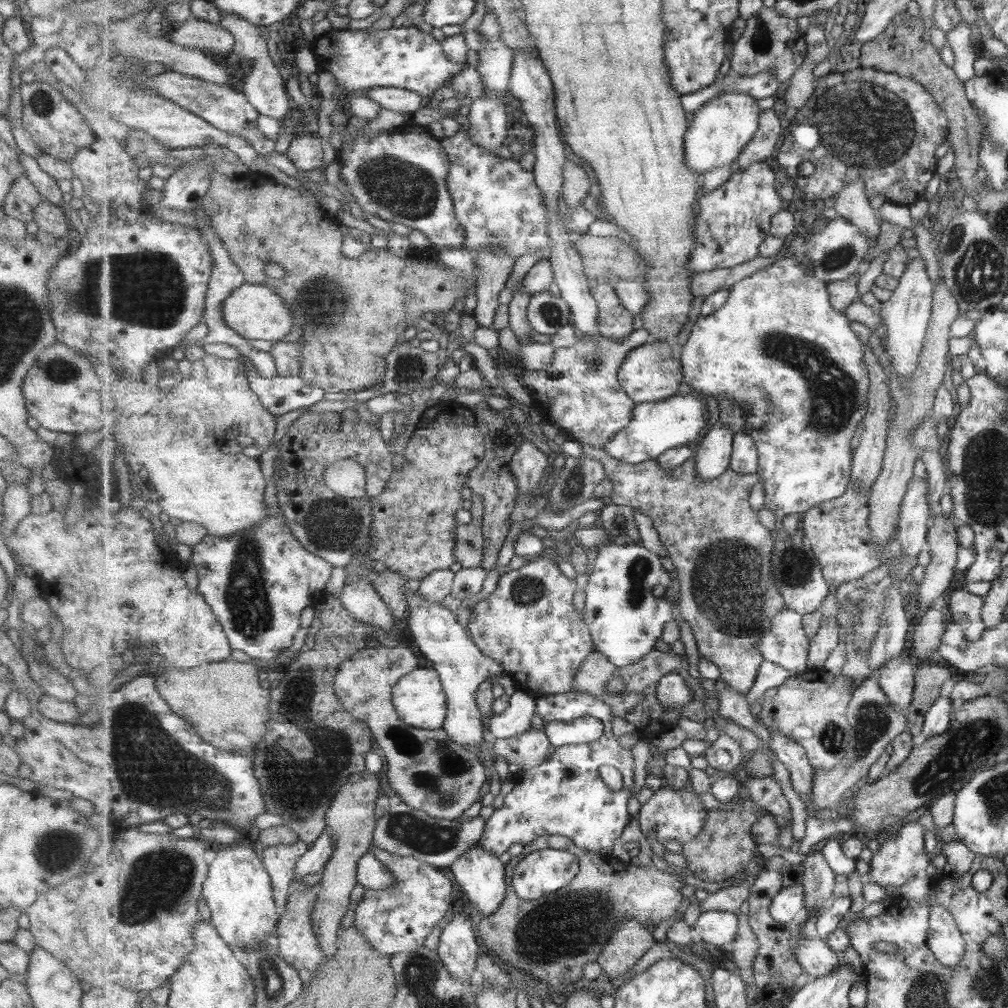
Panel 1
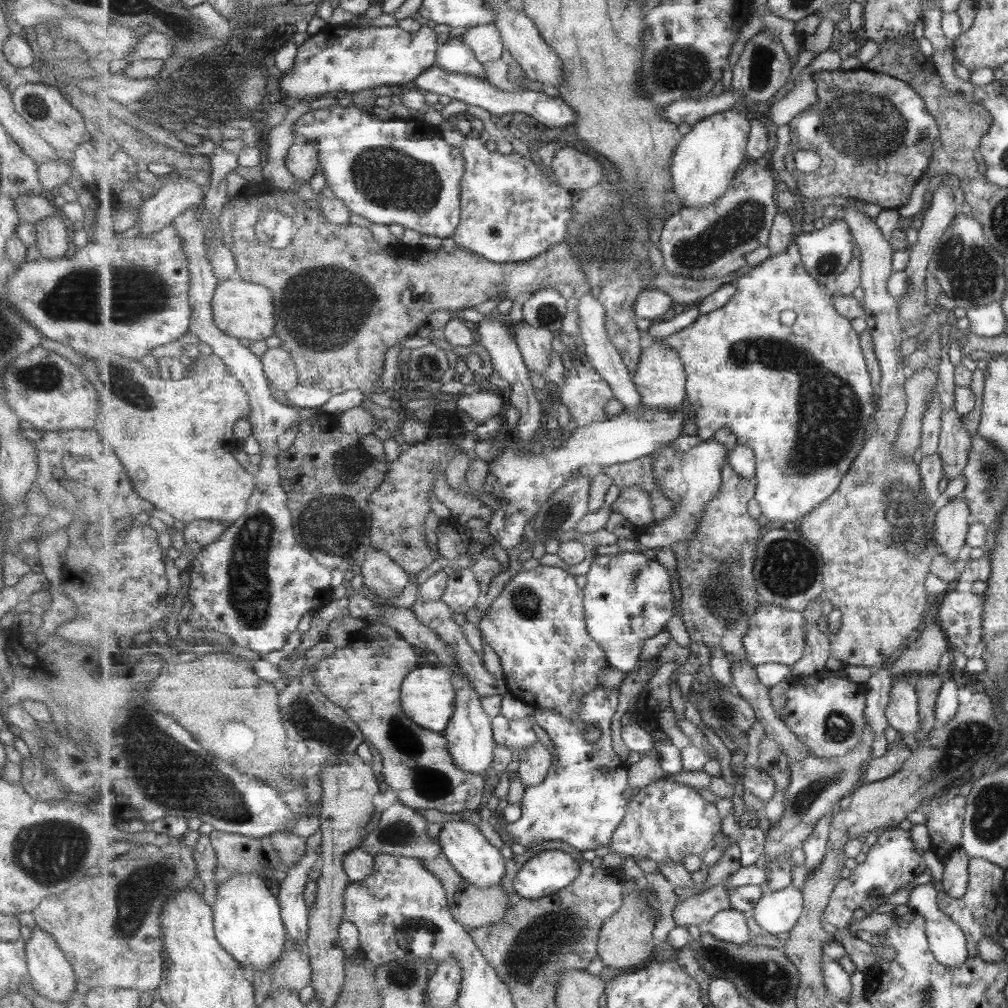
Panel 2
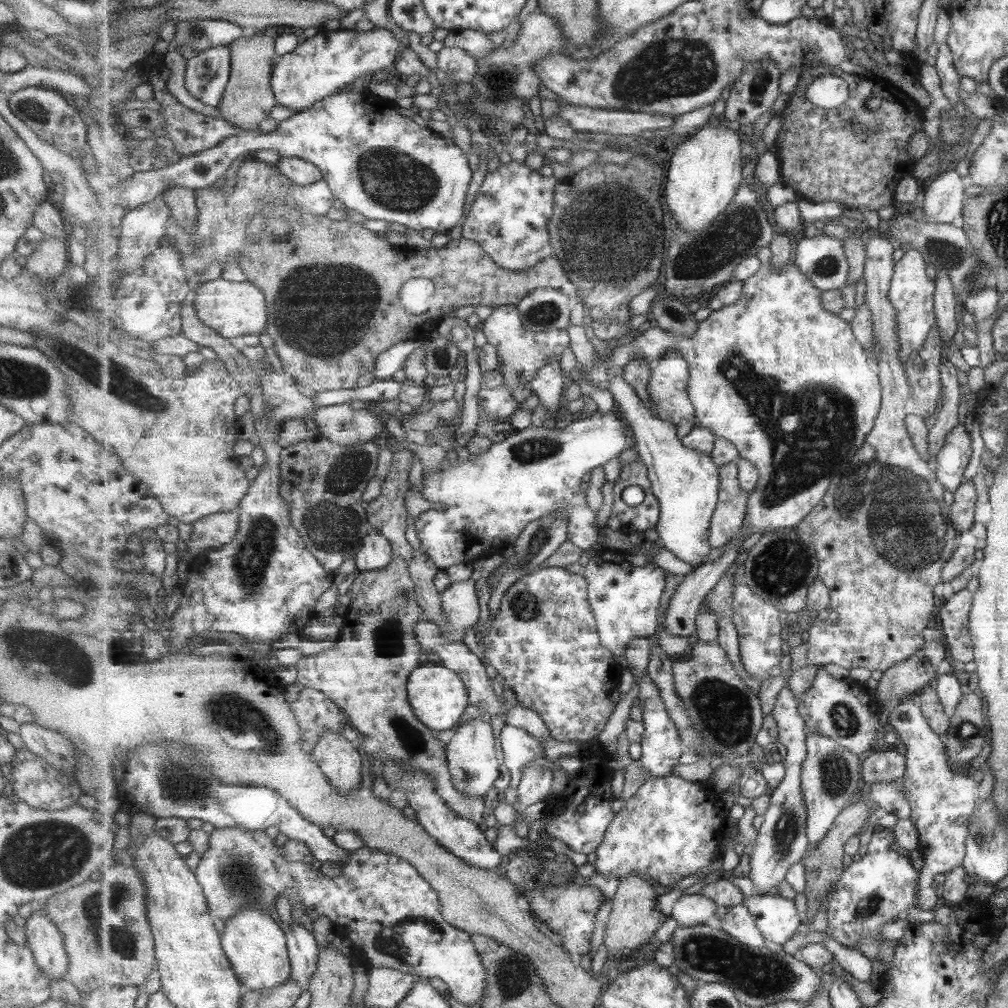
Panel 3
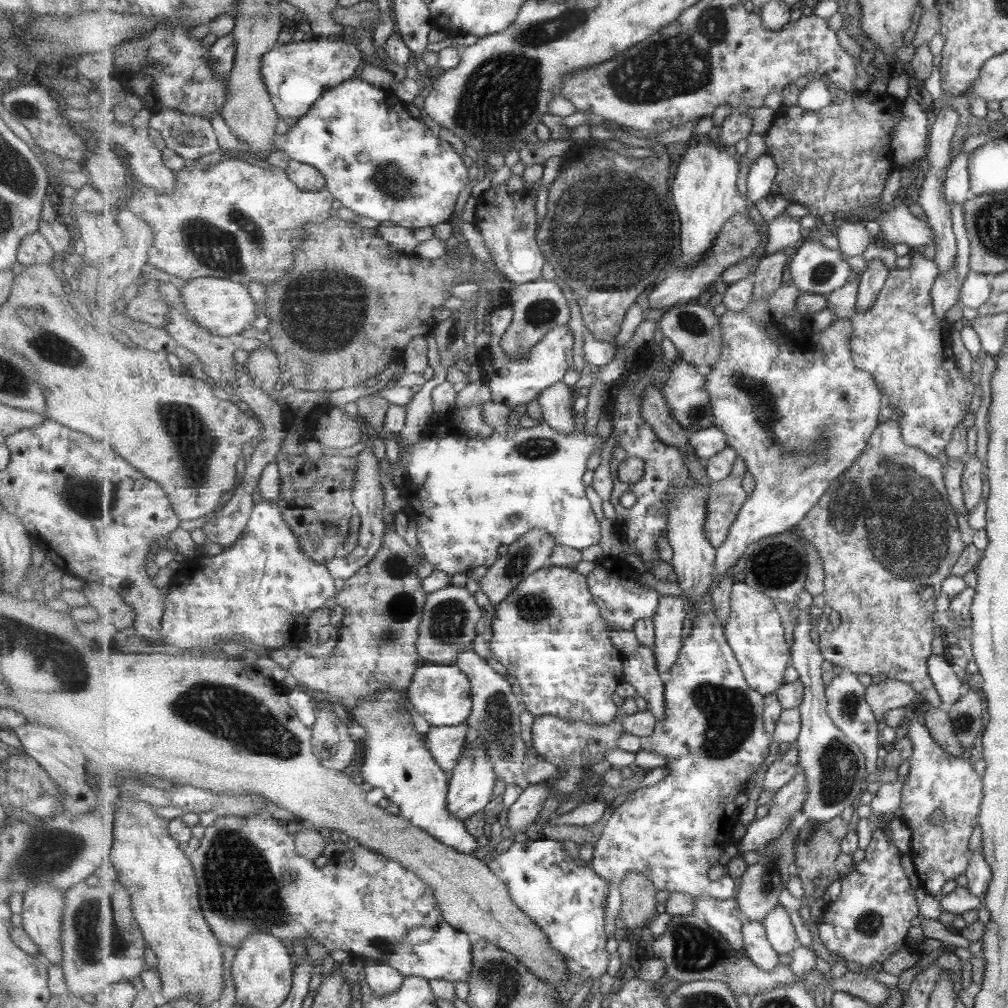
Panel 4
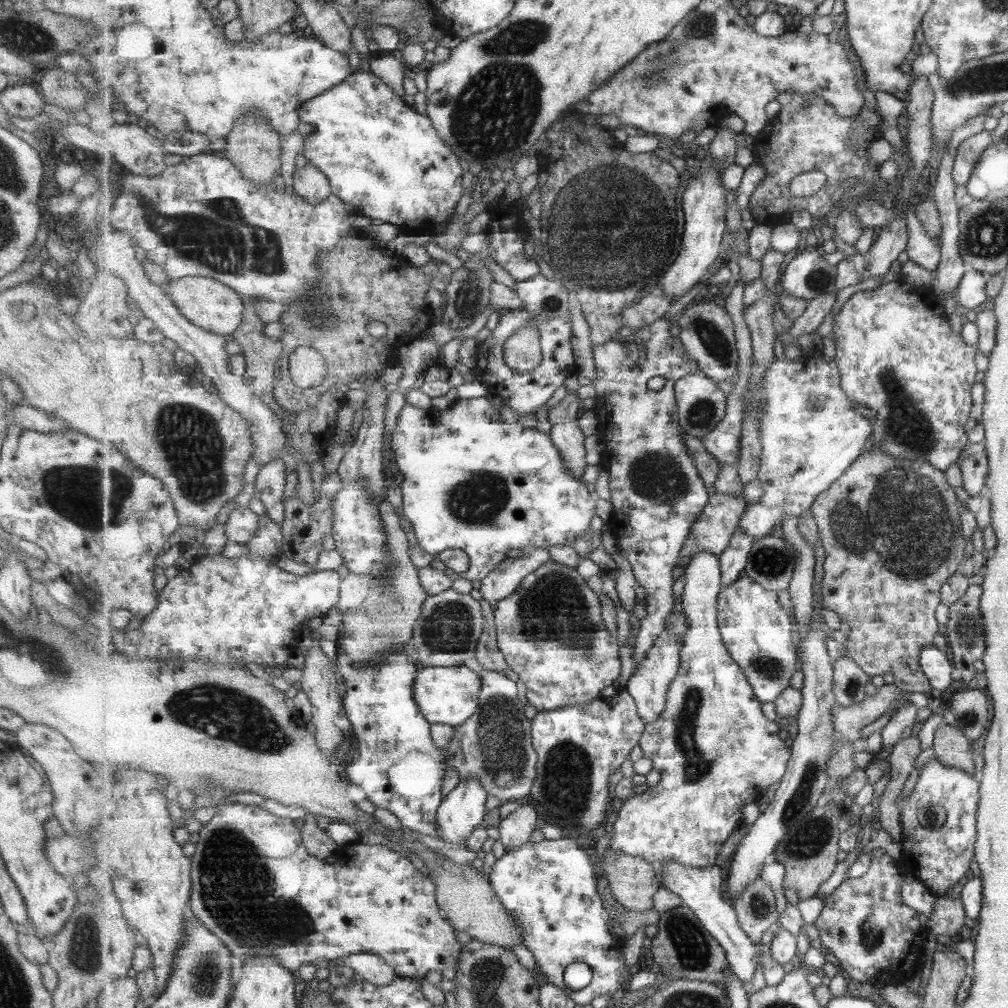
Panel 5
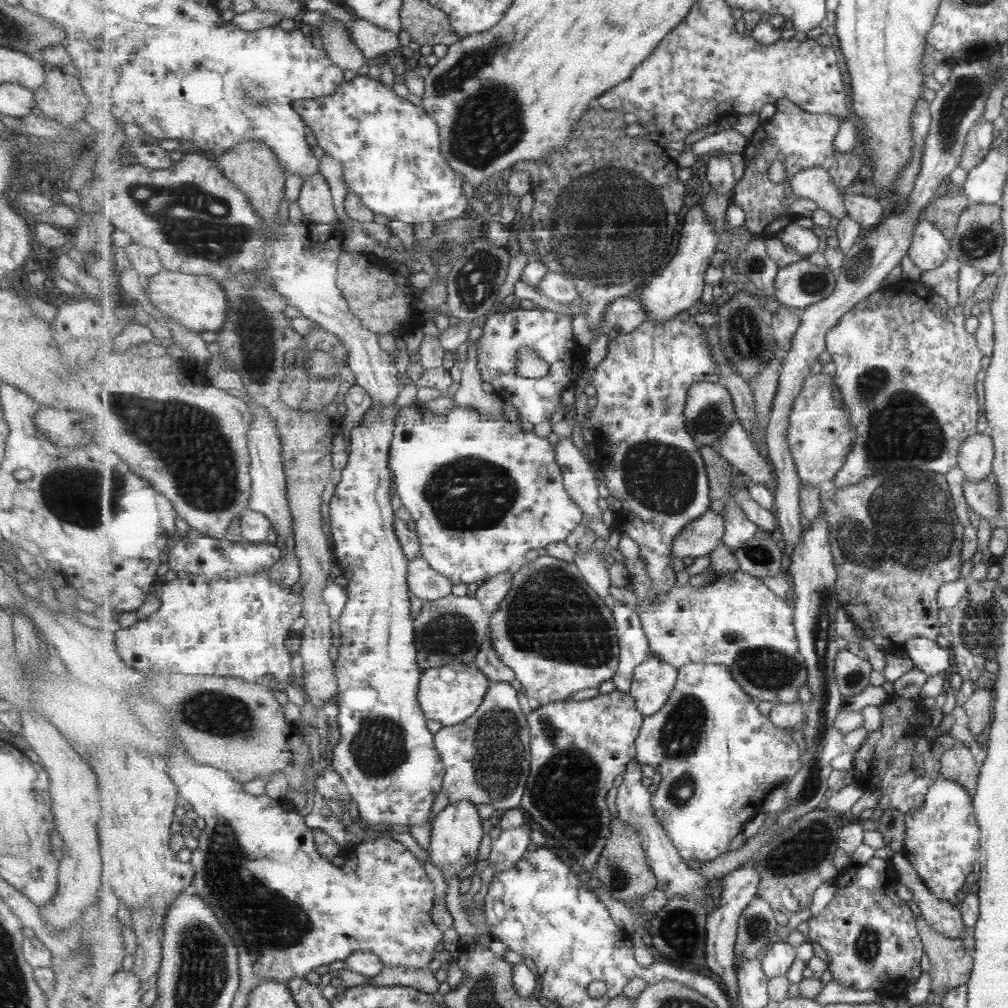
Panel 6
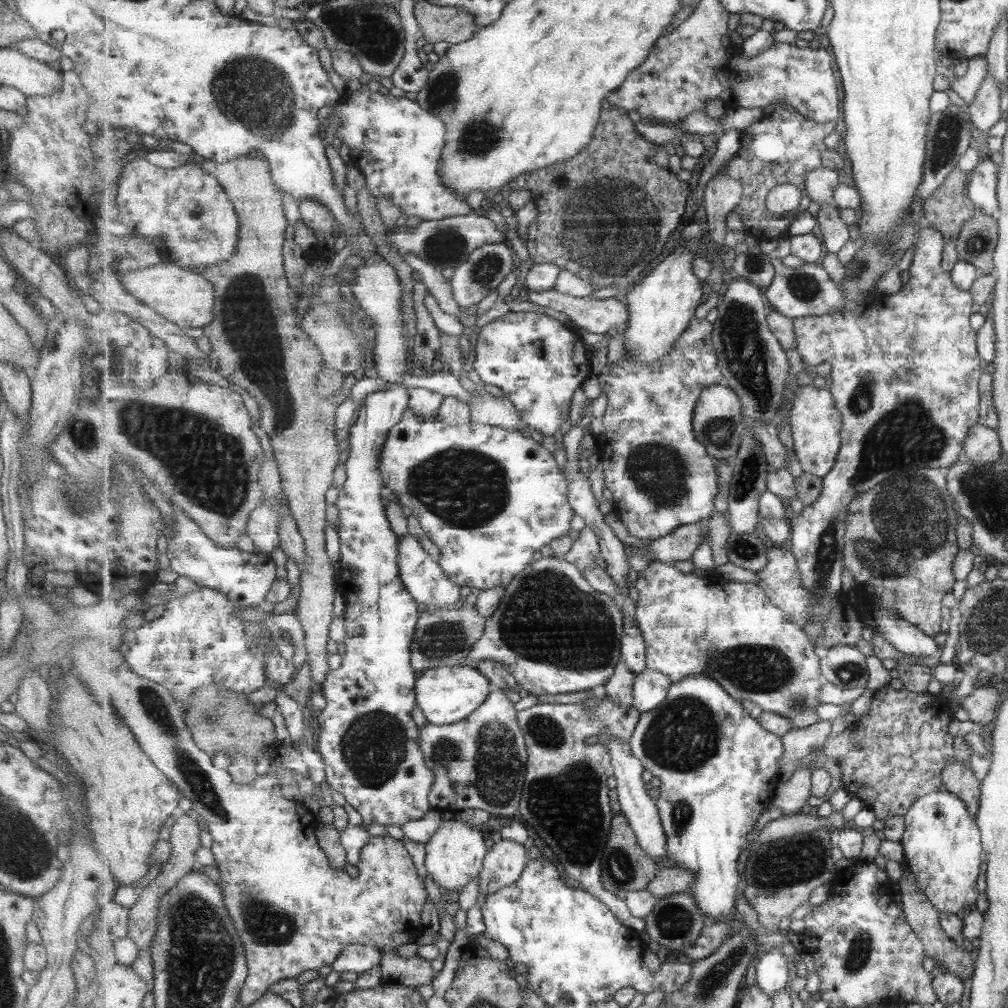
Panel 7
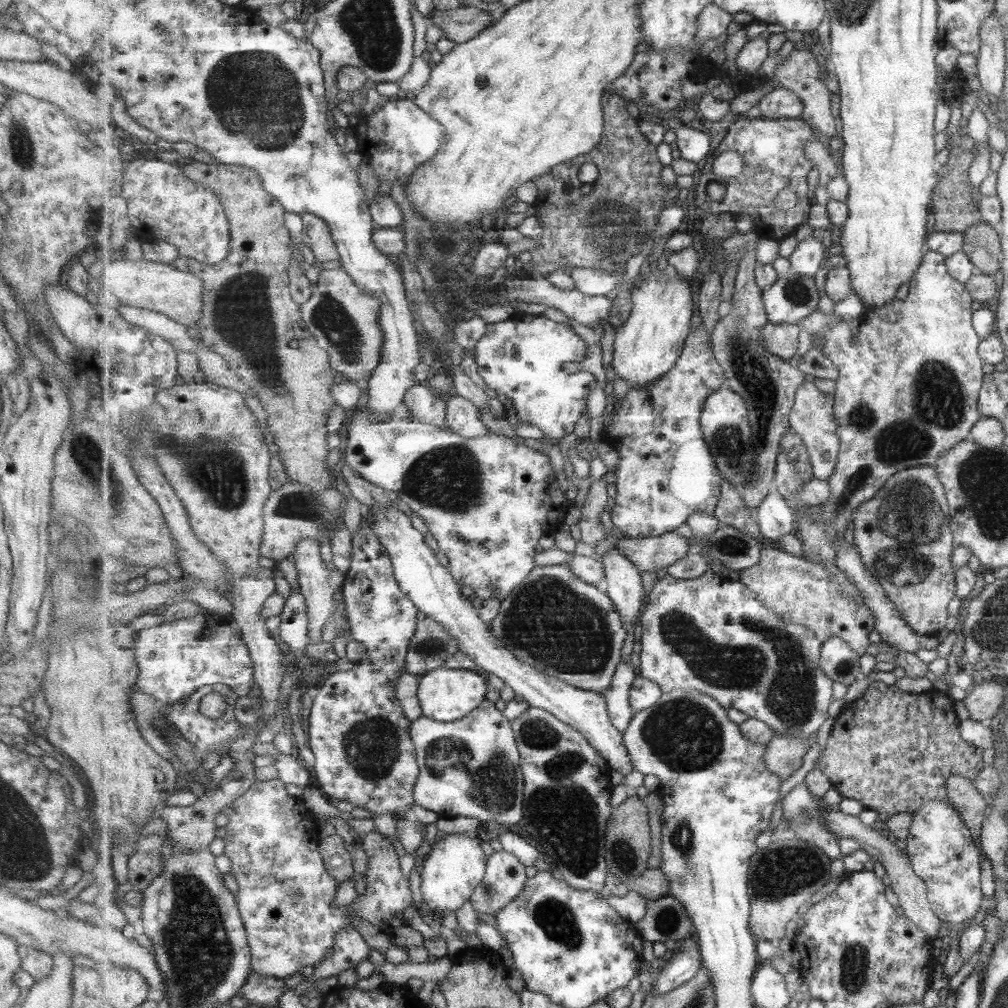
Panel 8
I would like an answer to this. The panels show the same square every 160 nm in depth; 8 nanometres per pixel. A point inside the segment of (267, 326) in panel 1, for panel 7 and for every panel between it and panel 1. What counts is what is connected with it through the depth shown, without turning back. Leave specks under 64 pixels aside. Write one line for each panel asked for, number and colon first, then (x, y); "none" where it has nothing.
2: (243, 309)
3: (233, 309)
4: (225, 307)
5: (208, 303)
6: (199, 302)
7: (186, 298)

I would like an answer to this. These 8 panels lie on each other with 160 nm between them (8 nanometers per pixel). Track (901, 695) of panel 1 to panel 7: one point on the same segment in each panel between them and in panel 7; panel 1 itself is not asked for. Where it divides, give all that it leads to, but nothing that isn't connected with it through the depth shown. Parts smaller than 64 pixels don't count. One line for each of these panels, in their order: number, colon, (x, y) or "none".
2: (903, 712)
3: (941, 801)
4: (936, 781)
5: (938, 857)
6: (942, 841)
7: (941, 846)

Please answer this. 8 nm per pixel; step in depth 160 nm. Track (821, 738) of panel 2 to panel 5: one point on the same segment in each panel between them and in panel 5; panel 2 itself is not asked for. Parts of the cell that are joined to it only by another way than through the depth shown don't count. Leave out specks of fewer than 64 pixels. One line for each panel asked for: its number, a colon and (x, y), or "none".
3: (833, 707)
4: (846, 696)
5: (850, 680)

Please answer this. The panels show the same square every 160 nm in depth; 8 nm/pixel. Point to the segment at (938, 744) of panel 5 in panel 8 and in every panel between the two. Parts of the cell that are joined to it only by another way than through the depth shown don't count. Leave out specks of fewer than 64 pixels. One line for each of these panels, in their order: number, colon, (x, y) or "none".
6: (956, 764)
7: (956, 779)
8: (962, 796)

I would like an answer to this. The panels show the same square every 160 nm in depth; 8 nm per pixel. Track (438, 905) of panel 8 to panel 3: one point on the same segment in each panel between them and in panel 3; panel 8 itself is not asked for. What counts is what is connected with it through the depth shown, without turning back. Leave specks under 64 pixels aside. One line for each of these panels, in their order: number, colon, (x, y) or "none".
3: (472, 759)
4: (471, 789)
5: (461, 813)
6: (457, 833)
7: (455, 855)

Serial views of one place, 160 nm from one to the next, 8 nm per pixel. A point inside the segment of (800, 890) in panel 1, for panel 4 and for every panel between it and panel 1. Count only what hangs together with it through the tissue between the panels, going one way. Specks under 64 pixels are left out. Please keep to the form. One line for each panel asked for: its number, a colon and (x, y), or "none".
2: (778, 912)
3: (778, 918)
4: (781, 932)

